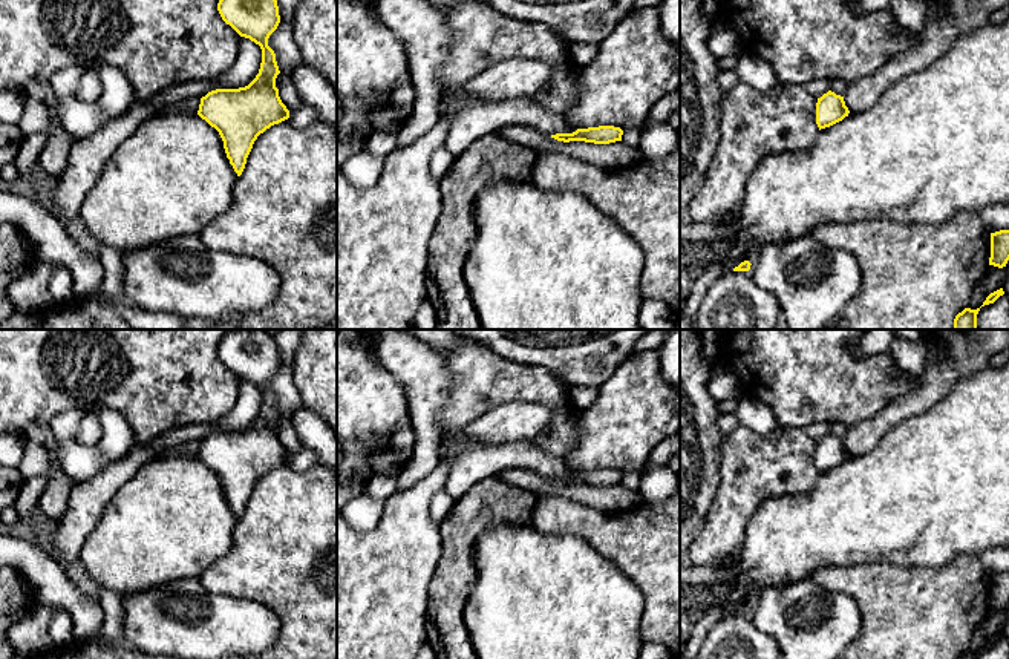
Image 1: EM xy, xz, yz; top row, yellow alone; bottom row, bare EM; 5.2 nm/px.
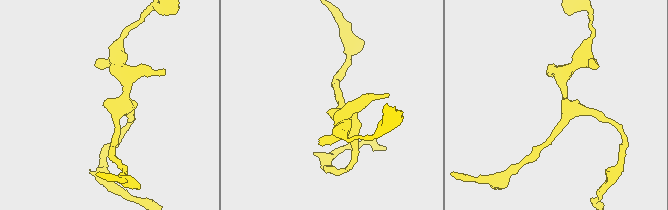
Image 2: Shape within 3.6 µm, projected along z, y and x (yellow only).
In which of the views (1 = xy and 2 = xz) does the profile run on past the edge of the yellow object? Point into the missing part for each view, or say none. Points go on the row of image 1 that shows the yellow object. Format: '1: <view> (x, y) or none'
1: none
2: none

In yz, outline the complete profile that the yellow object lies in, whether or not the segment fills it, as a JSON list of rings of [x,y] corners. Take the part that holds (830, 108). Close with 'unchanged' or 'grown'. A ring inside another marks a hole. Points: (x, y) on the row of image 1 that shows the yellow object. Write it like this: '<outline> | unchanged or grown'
[[[828,90],[816,103],[816,124],[821,129],[830,127],[845,116],[848,116],[850,110],[845,106],[844,97],[836,95]]] | unchanged

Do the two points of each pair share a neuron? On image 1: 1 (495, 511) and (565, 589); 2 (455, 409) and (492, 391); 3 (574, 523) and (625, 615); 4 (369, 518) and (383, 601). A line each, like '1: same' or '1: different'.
1: different
2: same
3: different
4: different

